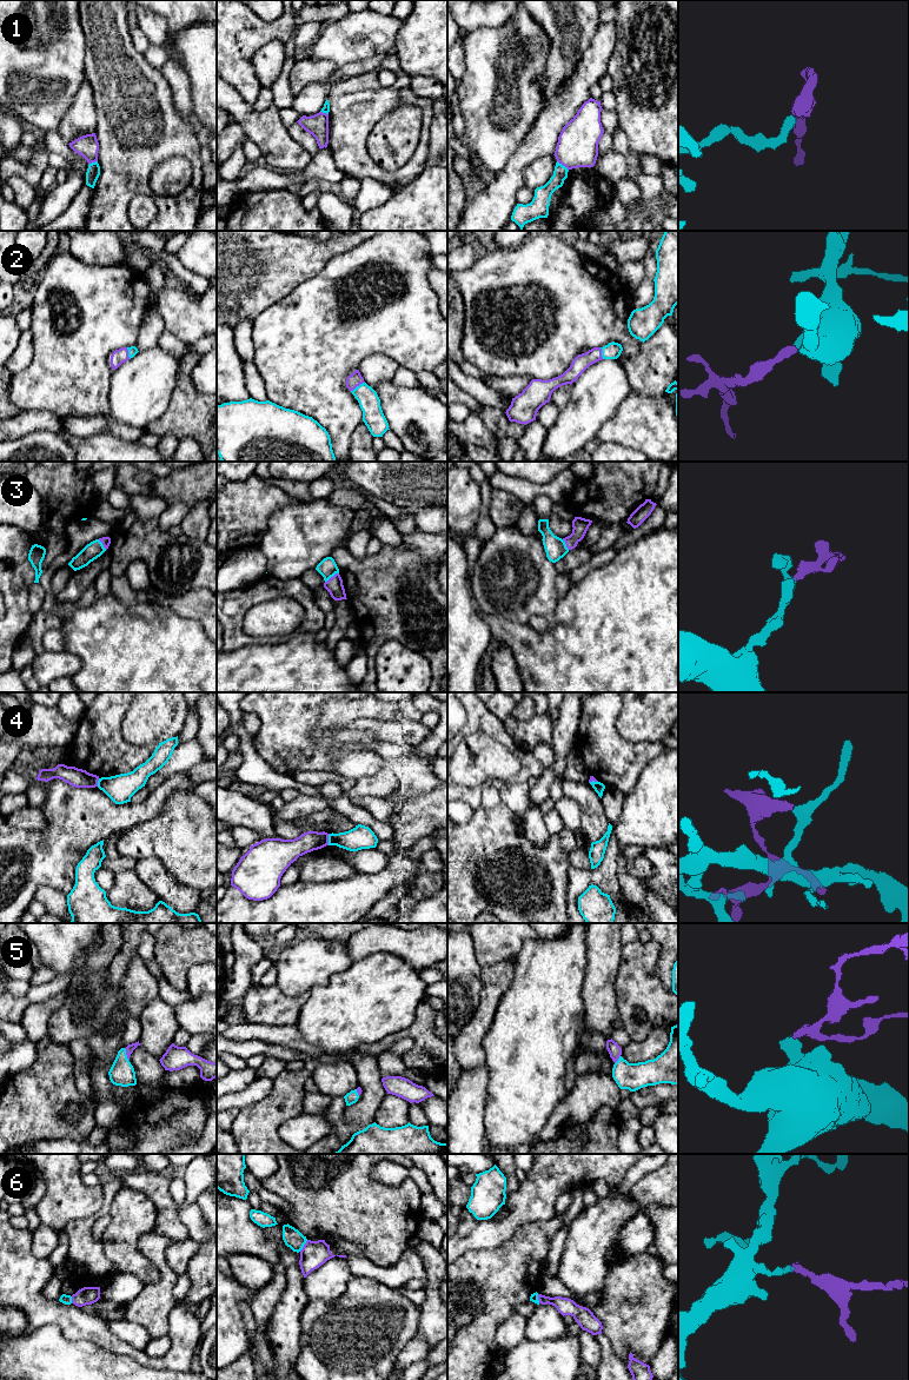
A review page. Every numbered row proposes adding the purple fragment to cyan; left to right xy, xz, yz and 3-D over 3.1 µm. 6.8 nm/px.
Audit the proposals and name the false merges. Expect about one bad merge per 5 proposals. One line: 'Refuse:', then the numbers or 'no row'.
Refuse: 1, 4, 6

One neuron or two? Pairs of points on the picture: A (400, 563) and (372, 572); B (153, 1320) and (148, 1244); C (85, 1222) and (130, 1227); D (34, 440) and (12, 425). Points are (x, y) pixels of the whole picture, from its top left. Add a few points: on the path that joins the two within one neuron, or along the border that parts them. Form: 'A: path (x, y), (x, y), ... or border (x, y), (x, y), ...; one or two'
A: path (393, 570), (391, 572), (379, 572); one
B: path (156, 1301), (164, 1286), (164, 1267), (160, 1262); one
C: border (123, 1187), (115, 1194), (108, 1211); two
D: border (53, 431), (31, 431), (12, 440); two

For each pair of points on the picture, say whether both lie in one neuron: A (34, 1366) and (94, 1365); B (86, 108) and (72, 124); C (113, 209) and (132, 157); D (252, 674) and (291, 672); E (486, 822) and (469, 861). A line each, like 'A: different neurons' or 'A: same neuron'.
A: same neuron
B: same neuron
C: same neuron
D: same neuron
E: same neuron

